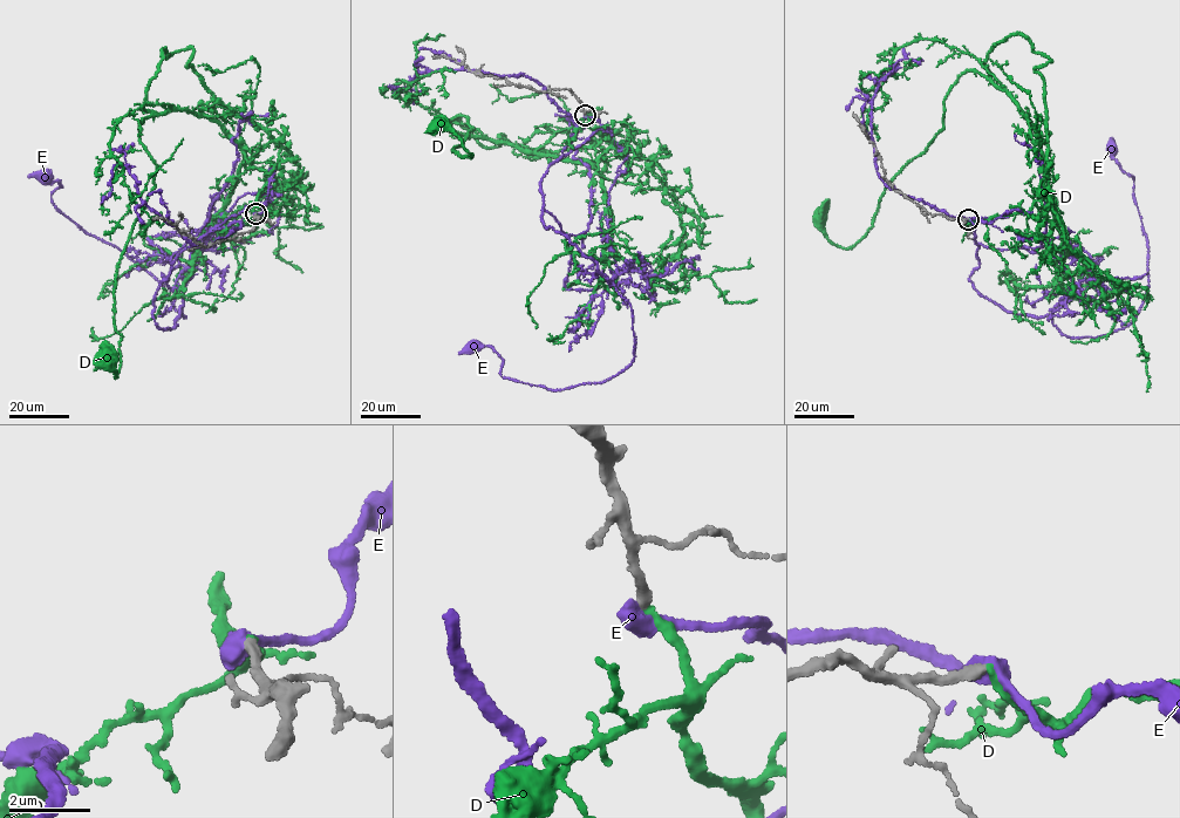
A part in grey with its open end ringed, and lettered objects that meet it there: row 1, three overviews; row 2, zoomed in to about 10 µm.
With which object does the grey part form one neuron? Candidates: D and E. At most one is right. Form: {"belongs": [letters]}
{"belongs": ["D"]}

